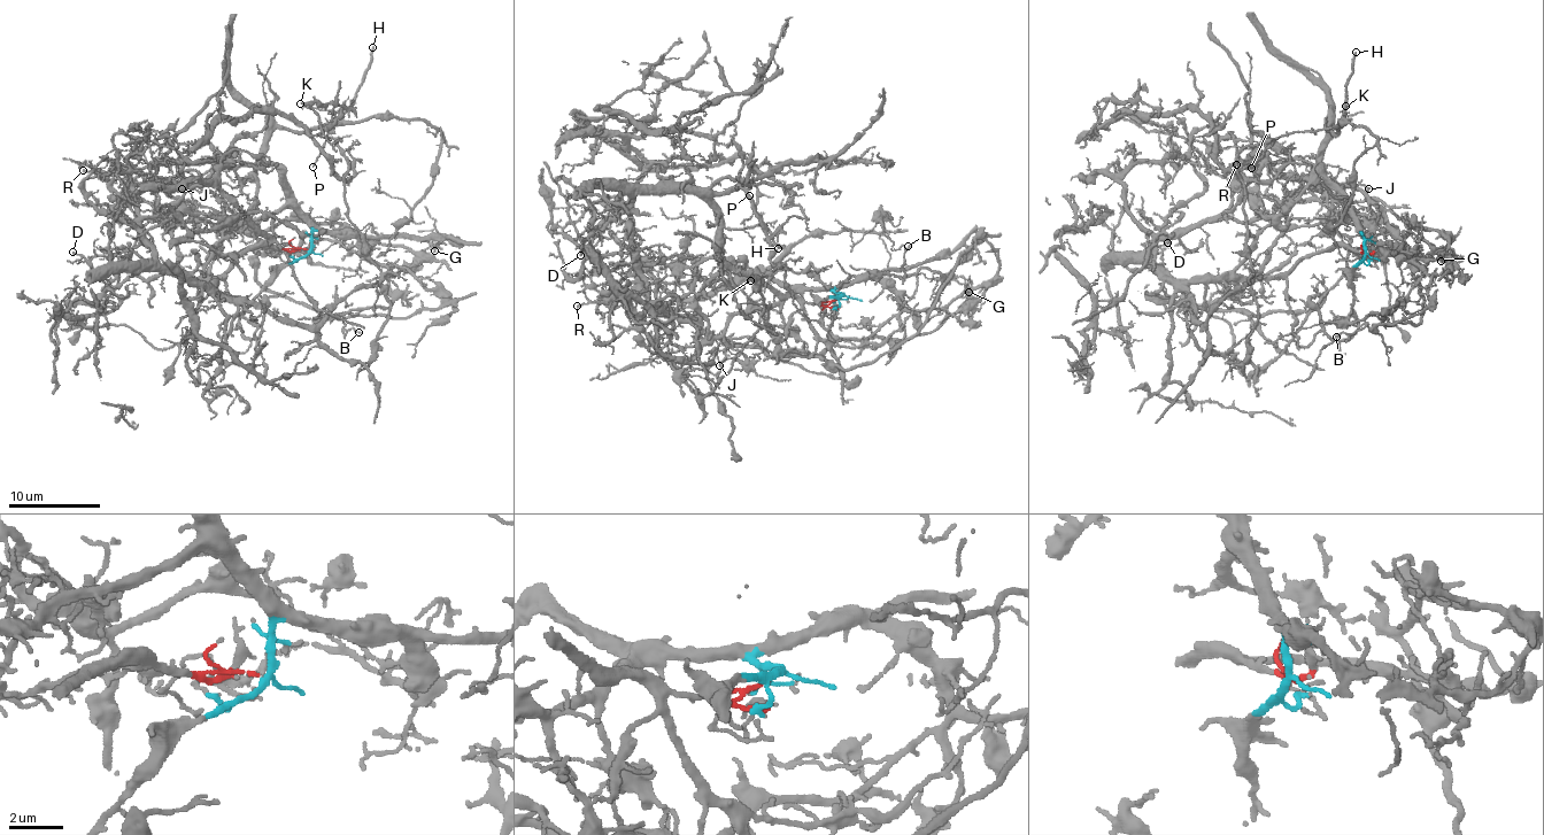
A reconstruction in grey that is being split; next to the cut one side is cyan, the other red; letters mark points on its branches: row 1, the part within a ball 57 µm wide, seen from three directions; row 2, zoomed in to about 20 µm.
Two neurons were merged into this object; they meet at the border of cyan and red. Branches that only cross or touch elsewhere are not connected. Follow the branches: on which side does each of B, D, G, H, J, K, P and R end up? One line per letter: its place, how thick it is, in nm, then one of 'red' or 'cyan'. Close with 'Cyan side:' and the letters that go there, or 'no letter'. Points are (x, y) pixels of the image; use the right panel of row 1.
B: place (1336, 337); calibre 170 nm; cyan
D: place (1167, 242); calibre 120 nm; red
G: place (1441, 261); calibre 100 nm; cyan
H: place (1356, 52); calibre 170 nm; cyan
J: place (1368, 188); calibre 90 nm; cyan
K: place (1345, 106); calibre 160 nm; cyan
P: place (1251, 168); calibre 90 nm; cyan
R: place (1236, 164); calibre 160 nm; cyan
Cyan side: B, G, H, J, K, P, R

